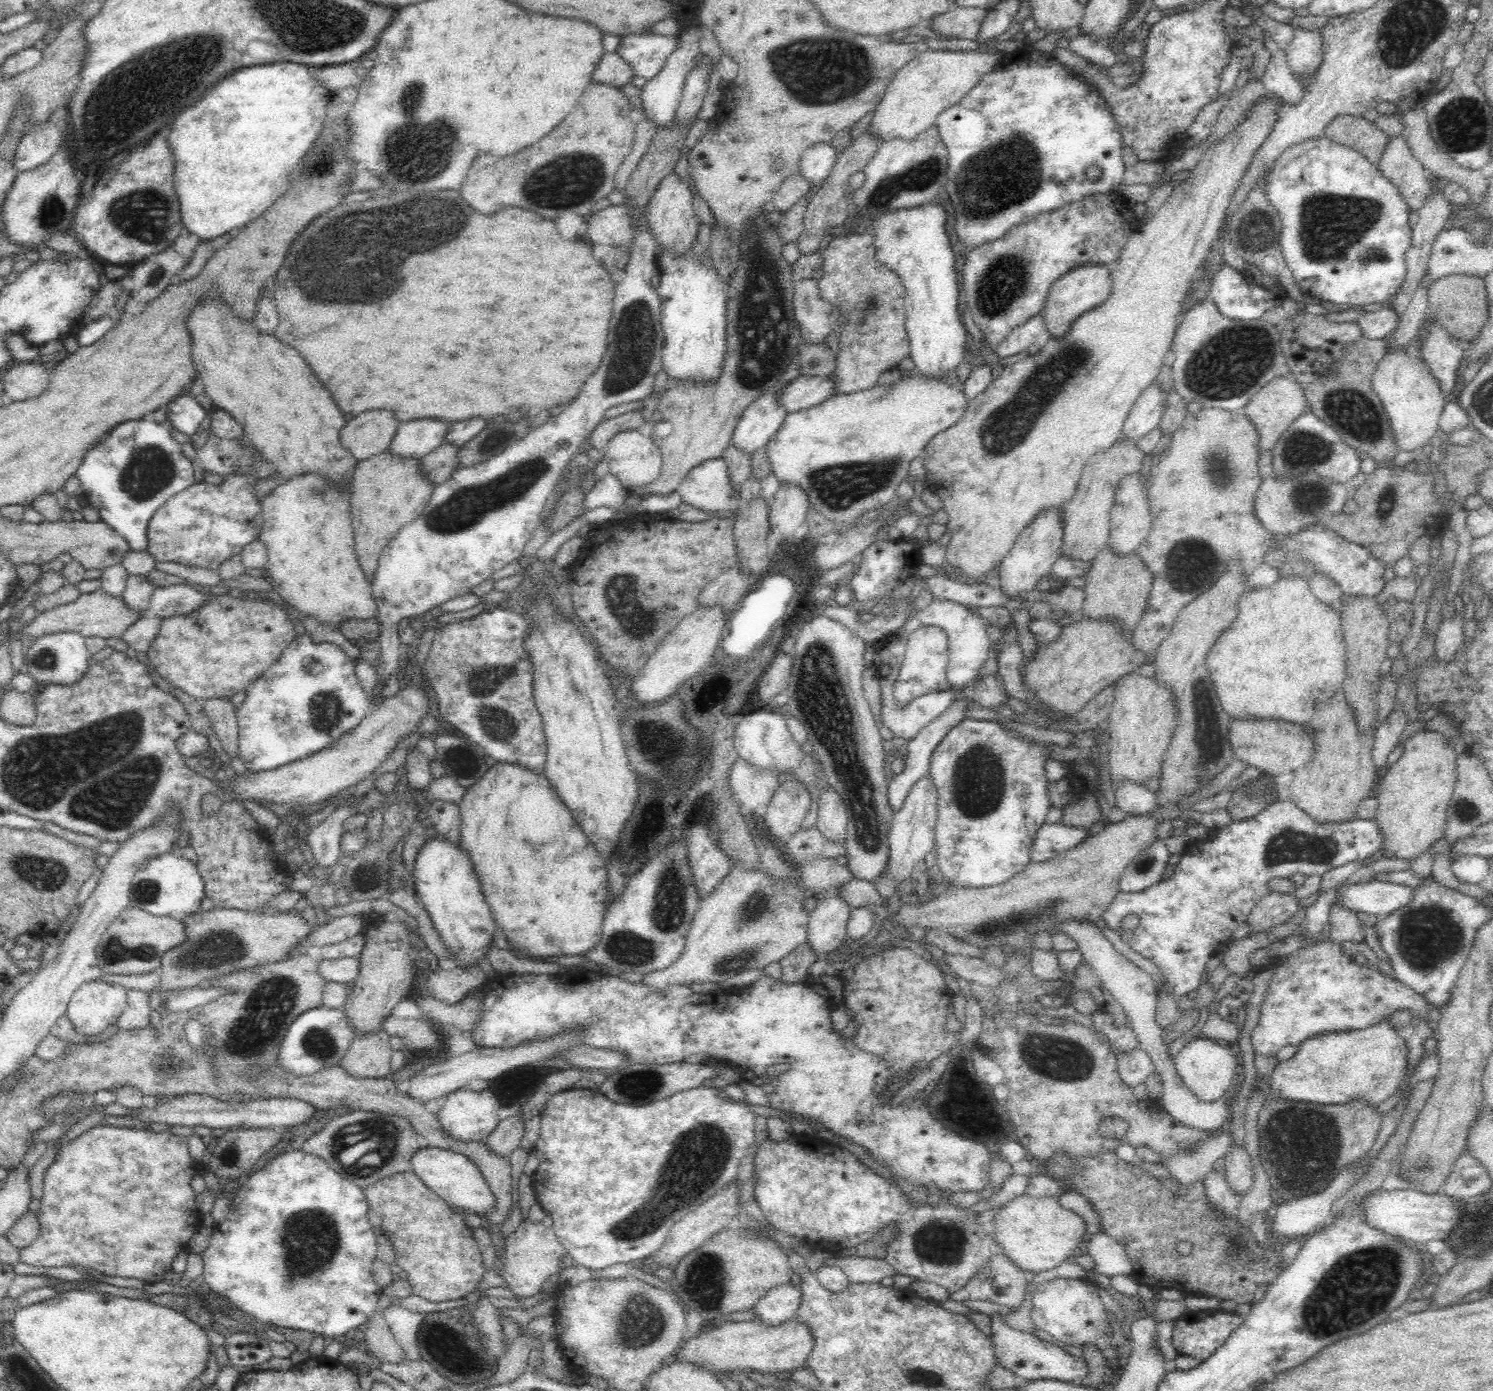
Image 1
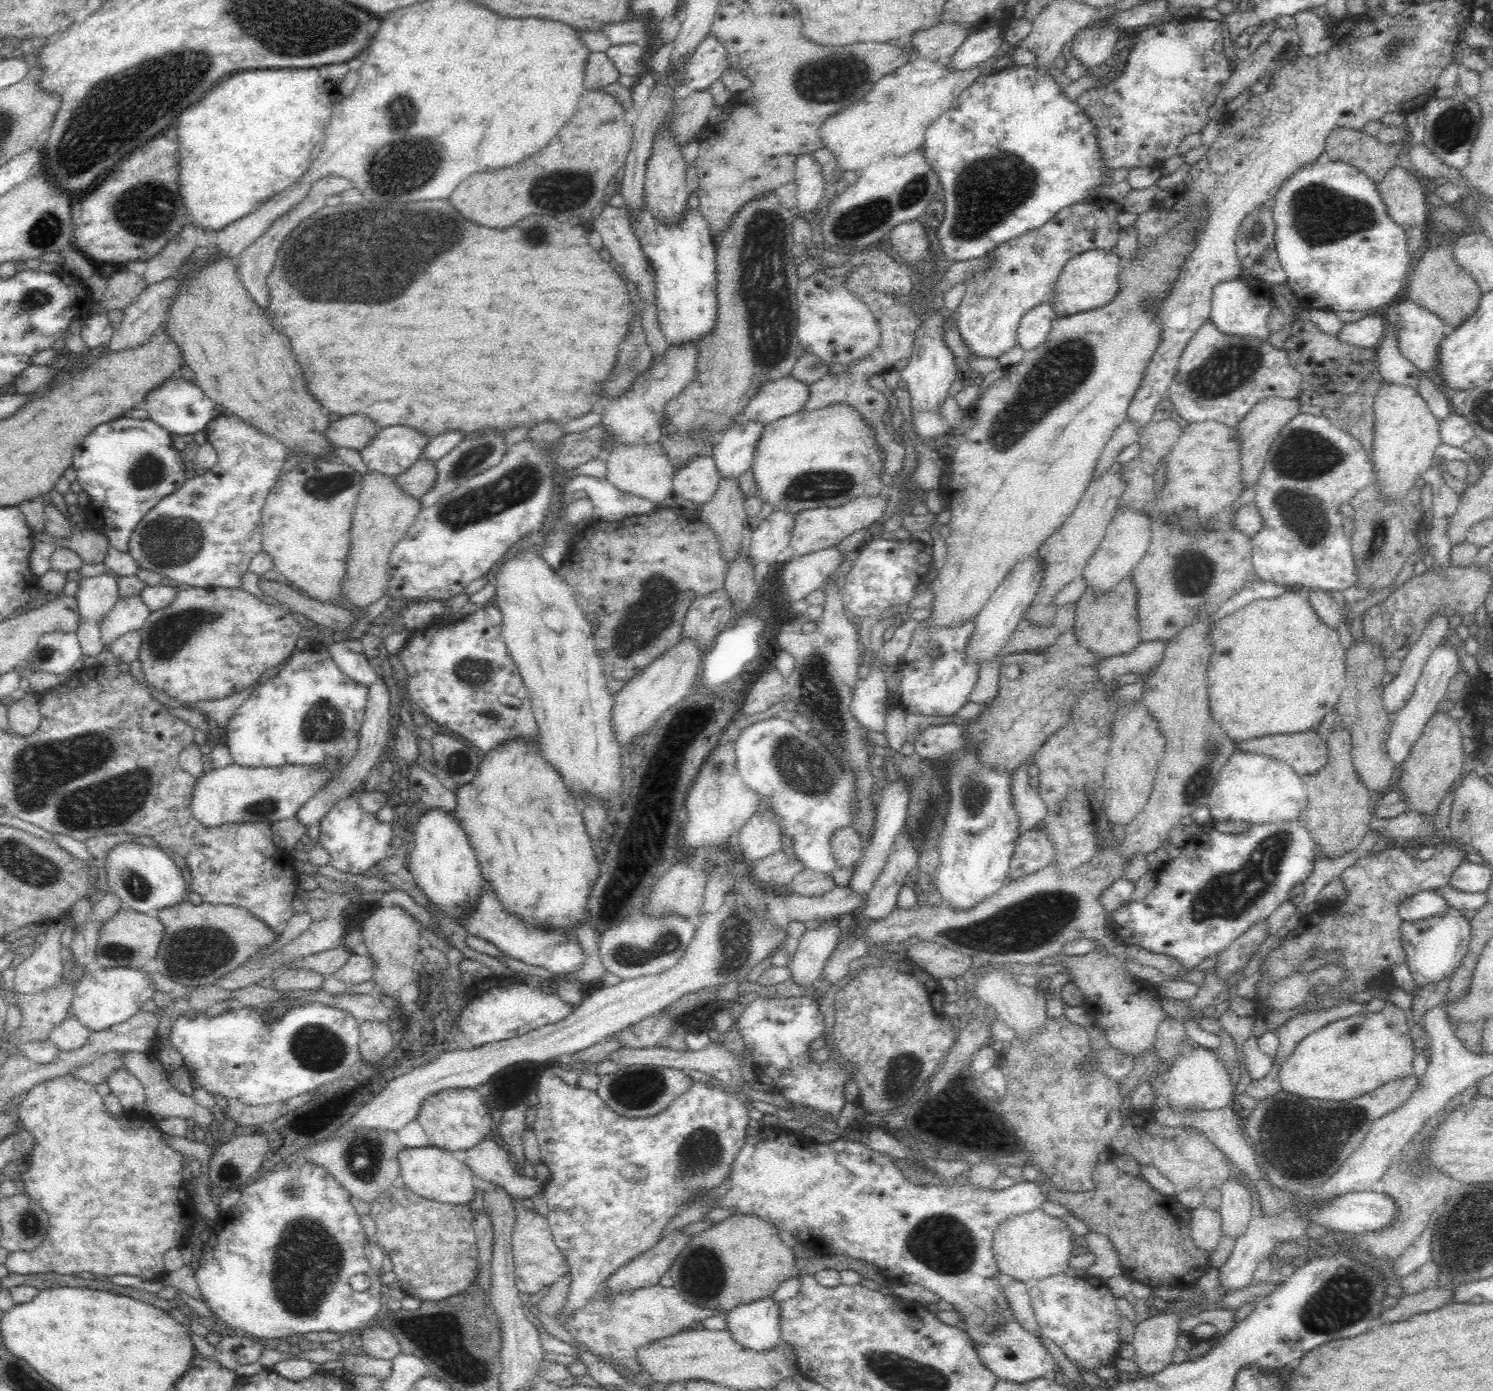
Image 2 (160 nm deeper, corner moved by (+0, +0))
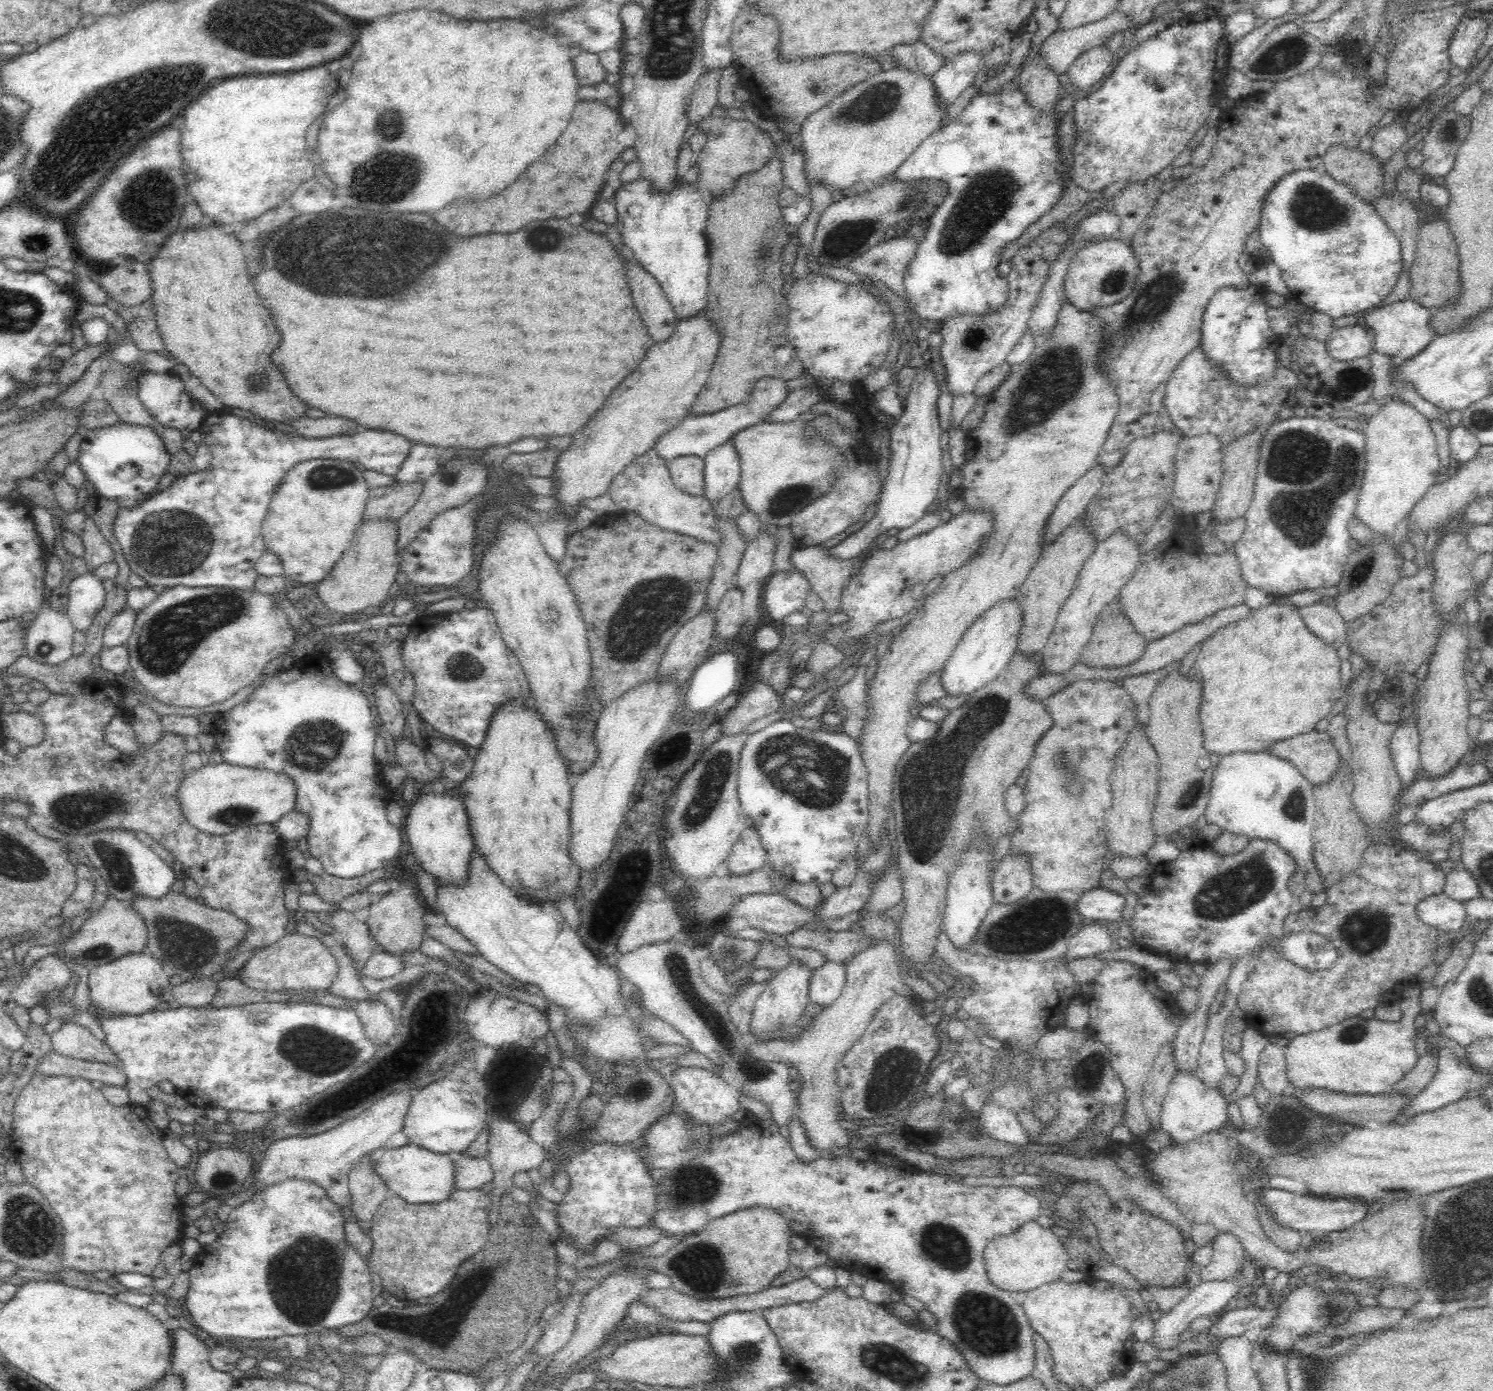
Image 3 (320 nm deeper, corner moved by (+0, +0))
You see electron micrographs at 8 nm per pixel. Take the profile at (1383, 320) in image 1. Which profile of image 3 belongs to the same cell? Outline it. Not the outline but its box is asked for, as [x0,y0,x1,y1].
[1326,326,1374,360]

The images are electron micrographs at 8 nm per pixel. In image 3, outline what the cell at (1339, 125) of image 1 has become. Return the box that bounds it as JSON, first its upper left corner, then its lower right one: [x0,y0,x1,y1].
[1321,146,1383,202]

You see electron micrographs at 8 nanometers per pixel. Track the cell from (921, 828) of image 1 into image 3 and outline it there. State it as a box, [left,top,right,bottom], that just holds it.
[809,962,846,1007]

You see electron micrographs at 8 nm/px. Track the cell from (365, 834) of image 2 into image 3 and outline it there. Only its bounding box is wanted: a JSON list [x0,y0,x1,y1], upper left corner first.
[215,651,402,879]

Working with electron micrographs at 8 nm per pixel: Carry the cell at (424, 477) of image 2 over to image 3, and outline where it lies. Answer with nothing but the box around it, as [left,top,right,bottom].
[363,482,424,521]

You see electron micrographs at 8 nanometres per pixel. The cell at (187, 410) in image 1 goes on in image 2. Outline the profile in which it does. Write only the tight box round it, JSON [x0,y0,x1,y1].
[144,375,226,436]

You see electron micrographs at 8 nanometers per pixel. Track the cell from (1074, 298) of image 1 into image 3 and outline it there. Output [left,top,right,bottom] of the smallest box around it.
[1063,238,1139,311]

